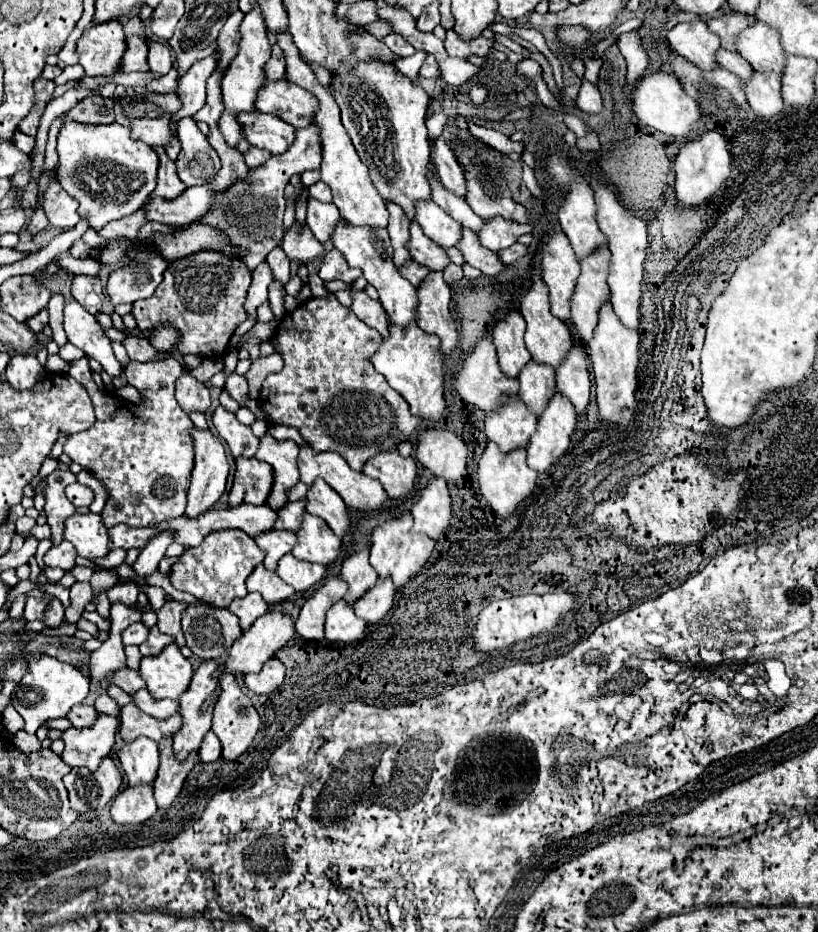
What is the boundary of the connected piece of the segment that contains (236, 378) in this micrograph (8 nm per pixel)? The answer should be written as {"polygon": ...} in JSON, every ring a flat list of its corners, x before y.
{"polygon":[[231,374,231,376,227,378,227,382,225,382,225,388,227,388,227,392,239,402,239,406,249,408,249,410,255,414,255,418,265,420,263,408,259,408,259,404,257,404,255,400,249,398,249,392,247,392,247,380,245,380,243,376,239,376,239,374]]}

